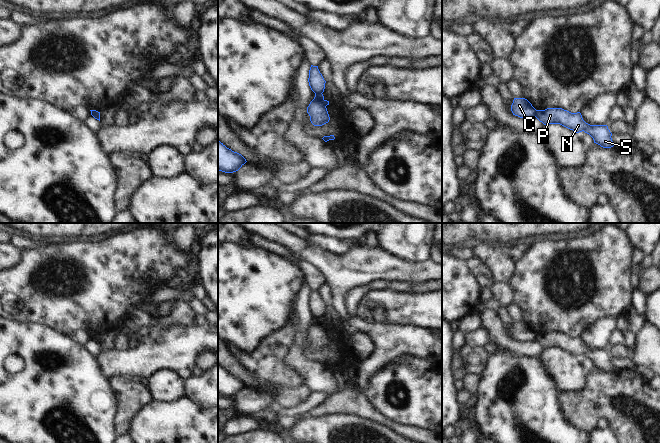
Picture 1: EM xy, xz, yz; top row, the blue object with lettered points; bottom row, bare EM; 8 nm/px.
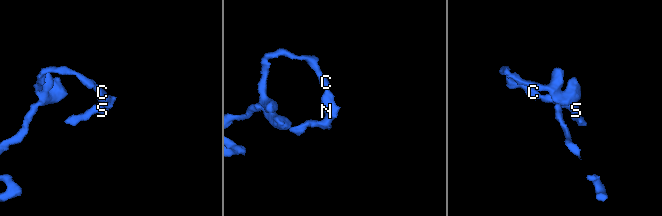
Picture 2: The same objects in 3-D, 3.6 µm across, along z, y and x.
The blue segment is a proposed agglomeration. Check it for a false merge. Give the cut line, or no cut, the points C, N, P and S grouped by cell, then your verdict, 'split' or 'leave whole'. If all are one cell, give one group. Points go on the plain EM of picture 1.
xz (321, 316), (315, 318) | C / N P S | split

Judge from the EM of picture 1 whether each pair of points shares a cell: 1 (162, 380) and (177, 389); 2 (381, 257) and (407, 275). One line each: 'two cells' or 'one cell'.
1: one cell
2: one cell

